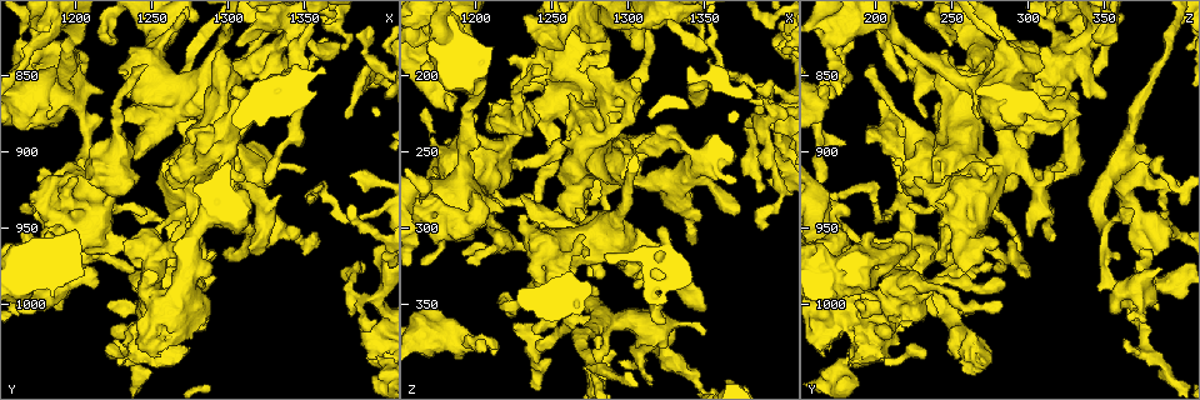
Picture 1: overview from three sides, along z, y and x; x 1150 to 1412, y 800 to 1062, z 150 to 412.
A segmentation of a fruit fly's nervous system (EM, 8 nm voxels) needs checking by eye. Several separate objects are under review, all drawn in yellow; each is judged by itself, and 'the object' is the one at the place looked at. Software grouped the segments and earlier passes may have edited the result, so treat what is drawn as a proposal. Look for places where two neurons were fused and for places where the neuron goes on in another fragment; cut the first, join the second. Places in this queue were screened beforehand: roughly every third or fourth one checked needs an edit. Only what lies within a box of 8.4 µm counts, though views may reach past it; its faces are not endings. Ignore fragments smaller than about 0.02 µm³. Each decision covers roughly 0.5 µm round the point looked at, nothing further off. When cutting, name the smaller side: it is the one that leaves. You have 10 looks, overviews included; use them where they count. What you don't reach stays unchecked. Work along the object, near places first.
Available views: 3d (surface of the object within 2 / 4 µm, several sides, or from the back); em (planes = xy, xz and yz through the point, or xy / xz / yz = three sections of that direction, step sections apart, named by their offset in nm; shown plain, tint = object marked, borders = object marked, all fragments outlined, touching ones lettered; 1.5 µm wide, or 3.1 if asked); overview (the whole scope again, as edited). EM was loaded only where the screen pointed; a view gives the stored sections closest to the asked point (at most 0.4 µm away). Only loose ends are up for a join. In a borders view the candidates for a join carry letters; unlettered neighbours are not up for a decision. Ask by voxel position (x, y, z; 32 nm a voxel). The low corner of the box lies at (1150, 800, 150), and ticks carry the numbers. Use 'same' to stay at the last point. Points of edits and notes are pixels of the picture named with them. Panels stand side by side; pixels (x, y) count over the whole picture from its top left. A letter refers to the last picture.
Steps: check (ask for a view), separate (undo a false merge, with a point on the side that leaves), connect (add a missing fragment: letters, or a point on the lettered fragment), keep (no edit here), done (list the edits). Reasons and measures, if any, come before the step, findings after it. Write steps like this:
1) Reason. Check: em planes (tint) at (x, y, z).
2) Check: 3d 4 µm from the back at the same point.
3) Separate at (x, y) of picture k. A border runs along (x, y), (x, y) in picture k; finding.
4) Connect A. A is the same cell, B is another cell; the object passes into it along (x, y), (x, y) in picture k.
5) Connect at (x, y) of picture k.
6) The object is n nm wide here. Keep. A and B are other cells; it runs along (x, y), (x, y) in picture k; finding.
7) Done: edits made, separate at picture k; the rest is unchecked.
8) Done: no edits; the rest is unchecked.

Sharp bend. Check: em planes (borders) at (1358, 924, 194).

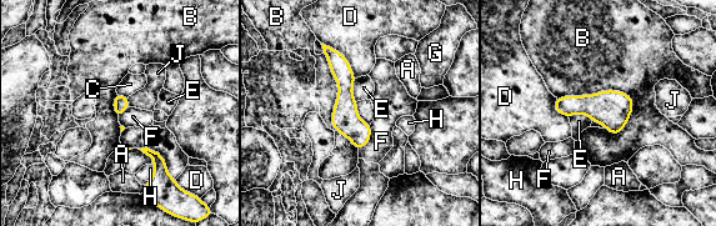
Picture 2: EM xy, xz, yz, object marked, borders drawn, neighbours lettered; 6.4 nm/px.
The object is 180 nm wide here. Keep. A, B, C, D, E, F, G, H and J are other cells; all the same neuron.

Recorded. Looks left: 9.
Branch stops here. Check: em xz step 8 (tint) at (1394, 818, 200).

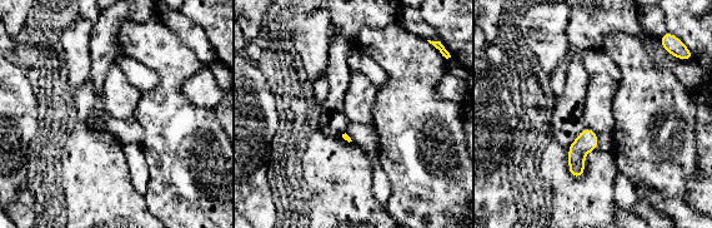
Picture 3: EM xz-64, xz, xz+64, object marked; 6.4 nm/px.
Cut it another way. Check: em planes (borders) at the same point.

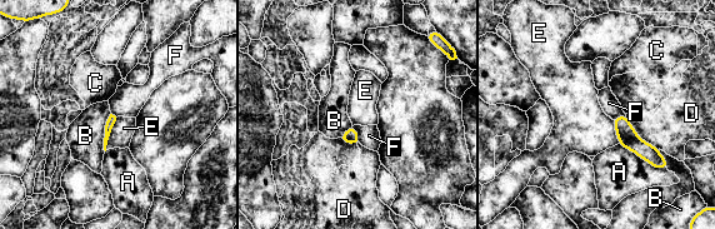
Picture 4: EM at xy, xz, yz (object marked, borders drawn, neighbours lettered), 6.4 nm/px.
Keep. A, B, C, D, E and F are other cells; it runs along (615, 120), (655, 163) in picture 4; no lettered fragment goes on from it.

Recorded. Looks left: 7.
Free end. Check: 3d 4 µm at (1190, 1004, 384).

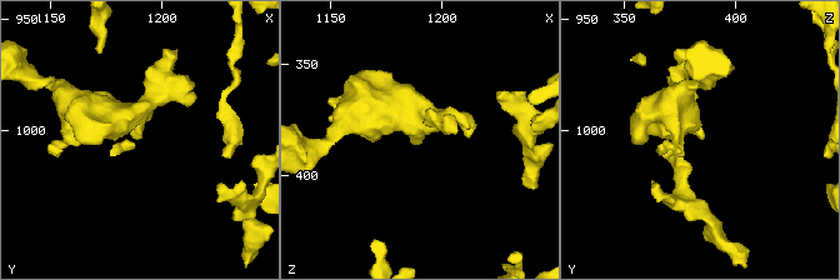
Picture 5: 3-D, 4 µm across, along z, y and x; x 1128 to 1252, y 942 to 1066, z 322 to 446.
Check: em planes (borders) at (1190, 1002, 385).

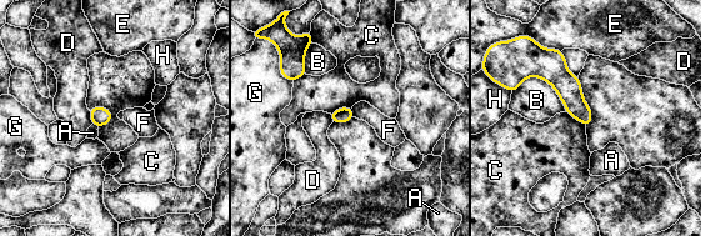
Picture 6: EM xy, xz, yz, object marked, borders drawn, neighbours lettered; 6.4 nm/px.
Keep. A, B, C, D, E, F, G and H are other cells; it runs along (551, 55), (585, 122) in picture 6; none of them fits.

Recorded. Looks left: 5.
An open end. Check: em yz step 4 (borders) at (1240, 1000, 282).

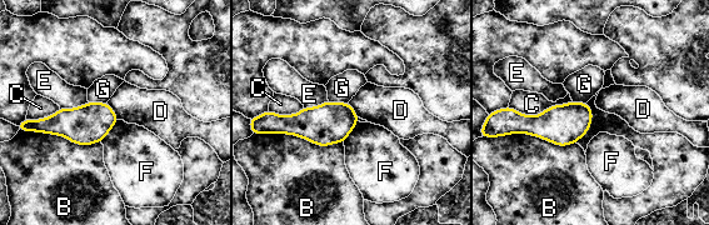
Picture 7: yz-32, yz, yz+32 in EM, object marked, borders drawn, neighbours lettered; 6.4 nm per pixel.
Check: em planes (borders) at the same point.

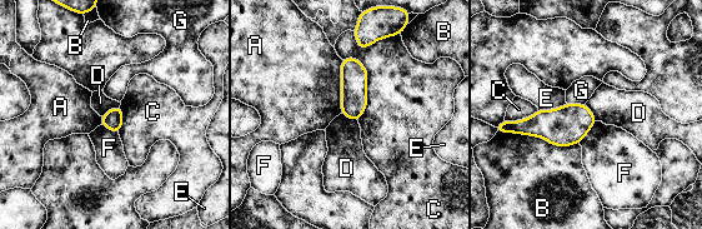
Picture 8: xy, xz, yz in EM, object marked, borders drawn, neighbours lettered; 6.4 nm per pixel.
Keep. A, B, C, D, E, F and G are other cells; a border runs along (119, 105), (111, 106), (101, 117) in picture 8; none of them fits.

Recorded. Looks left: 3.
Done: no edits; the rest is unchecked.

